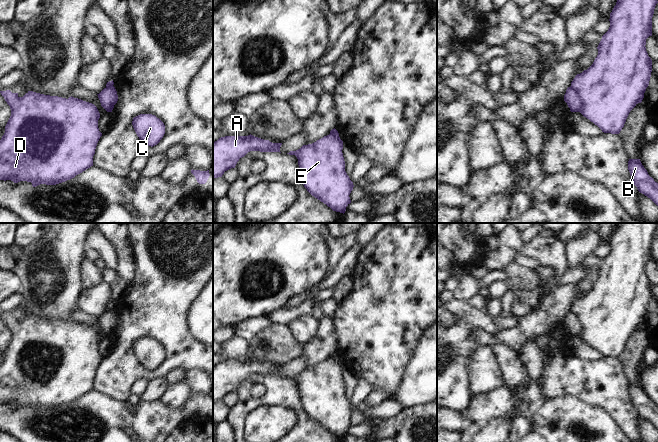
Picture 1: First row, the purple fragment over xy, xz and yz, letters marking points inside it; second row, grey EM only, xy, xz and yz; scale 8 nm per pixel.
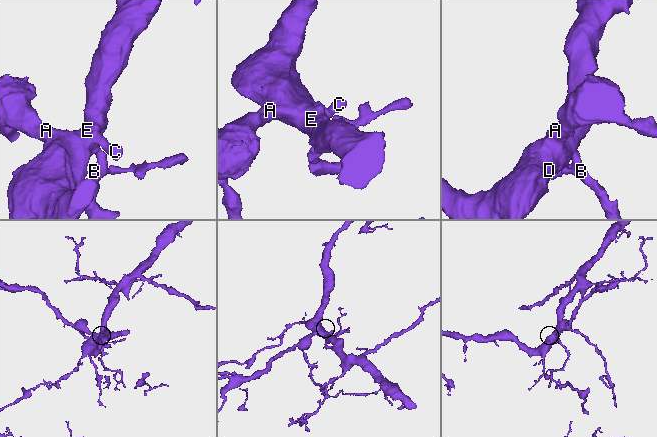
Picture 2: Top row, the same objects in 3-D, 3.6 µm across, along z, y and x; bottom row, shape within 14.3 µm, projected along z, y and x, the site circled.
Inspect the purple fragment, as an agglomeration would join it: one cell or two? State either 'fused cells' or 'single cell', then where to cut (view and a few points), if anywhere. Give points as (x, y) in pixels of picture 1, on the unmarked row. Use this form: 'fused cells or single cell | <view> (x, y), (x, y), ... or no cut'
fused cells | yz (570, 310), (576, 314), (581, 322), (582, 334), (580, 336)

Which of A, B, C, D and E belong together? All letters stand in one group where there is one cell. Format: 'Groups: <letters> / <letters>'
Groups: A B D E / C.

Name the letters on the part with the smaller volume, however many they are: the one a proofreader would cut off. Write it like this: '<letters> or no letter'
C

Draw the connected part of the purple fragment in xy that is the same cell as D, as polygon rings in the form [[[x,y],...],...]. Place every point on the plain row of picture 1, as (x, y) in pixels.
[[[10,314],[0,315],[11,333],[11,340],[0,364],[0,404],[31,406],[33,411],[40,408],[56,409],[74,402],[93,390],[93,380],[102,360],[98,352],[100,337],[97,331],[78,322],[68,323],[28,315],[23,321]]]

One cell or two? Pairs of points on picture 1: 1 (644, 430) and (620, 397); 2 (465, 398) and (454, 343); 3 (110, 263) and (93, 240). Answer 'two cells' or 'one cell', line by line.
1: two cells
2: one cell
3: one cell

